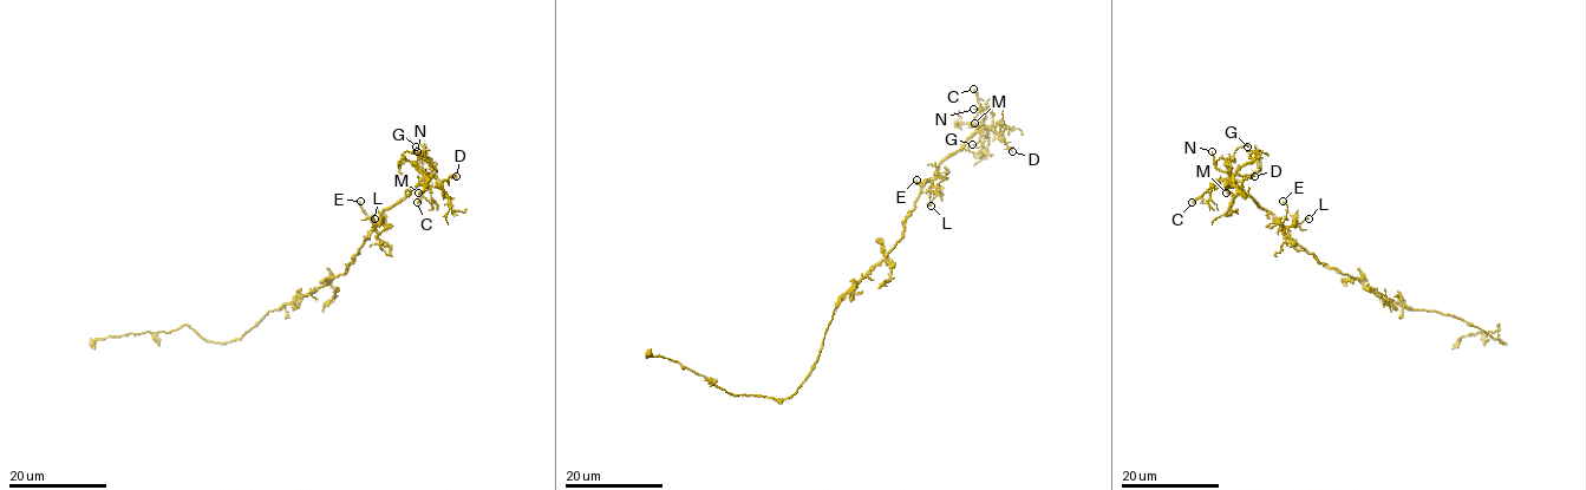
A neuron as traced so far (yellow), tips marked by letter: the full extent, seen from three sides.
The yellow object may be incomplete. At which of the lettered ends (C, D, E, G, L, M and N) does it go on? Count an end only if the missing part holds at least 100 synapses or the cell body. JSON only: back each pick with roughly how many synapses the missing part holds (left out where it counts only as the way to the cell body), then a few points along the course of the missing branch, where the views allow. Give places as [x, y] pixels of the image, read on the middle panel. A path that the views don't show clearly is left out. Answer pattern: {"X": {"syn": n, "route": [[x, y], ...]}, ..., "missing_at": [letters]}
{"N": {"route": [[973, 109], [958, 115], [940, 97], [918, 91], [873, 100], [866, 110]]}, "missing_at": ["N"]}

